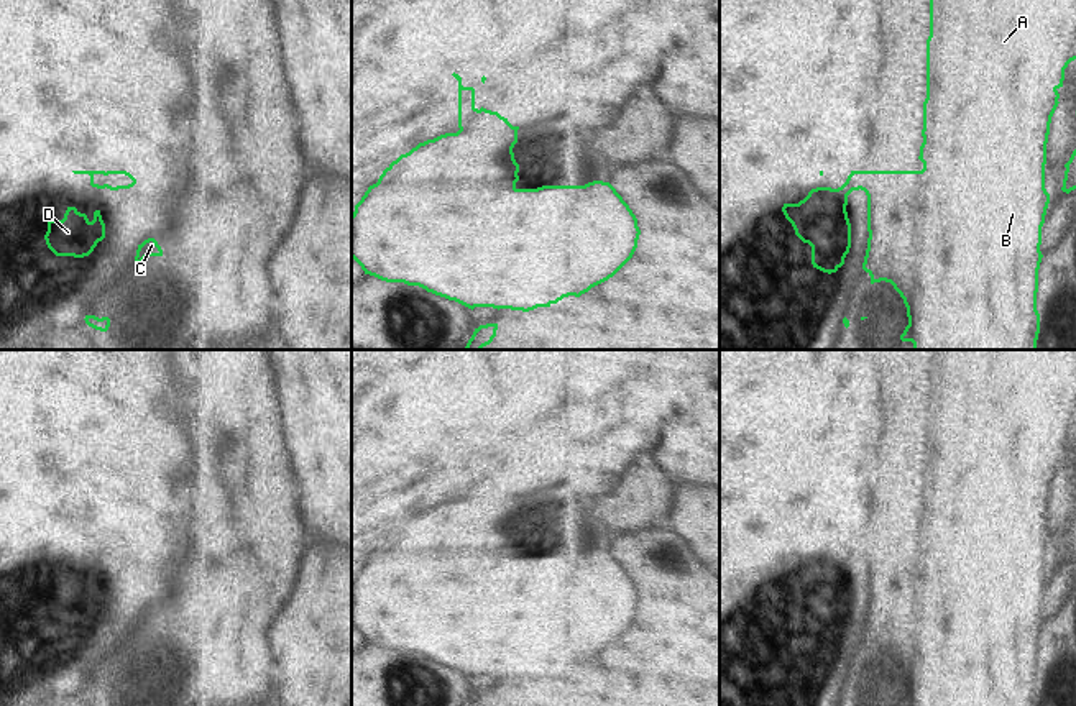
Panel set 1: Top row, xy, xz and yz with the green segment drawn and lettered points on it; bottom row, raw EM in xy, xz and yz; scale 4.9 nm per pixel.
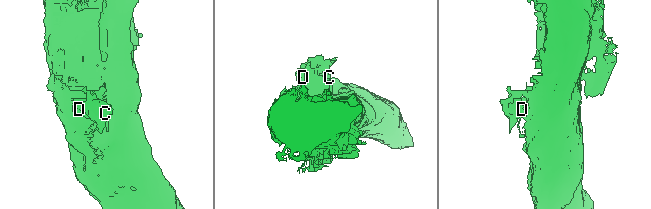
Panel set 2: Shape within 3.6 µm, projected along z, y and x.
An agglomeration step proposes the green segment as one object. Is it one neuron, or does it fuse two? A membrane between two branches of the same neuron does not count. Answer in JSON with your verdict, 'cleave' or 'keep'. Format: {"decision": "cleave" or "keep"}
{"decision": "cleave"}

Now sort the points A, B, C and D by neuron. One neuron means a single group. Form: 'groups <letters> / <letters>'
groups A B C / D

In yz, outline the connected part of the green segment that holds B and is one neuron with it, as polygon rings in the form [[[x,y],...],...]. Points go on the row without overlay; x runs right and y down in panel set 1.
[[[930,350],[930,404],[927,407],[927,466],[923,470],[922,539],[854,539],[867,563],[867,617],[862,637],[874,650],[890,650],[904,667],[908,693],[900,706],[1038,706],[1038,637],[1042,594],[1050,562],[1045,557],[1046,511],[1065,437],[1076,427],[1076,350]]]

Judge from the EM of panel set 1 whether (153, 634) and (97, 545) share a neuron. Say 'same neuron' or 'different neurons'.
different neurons

